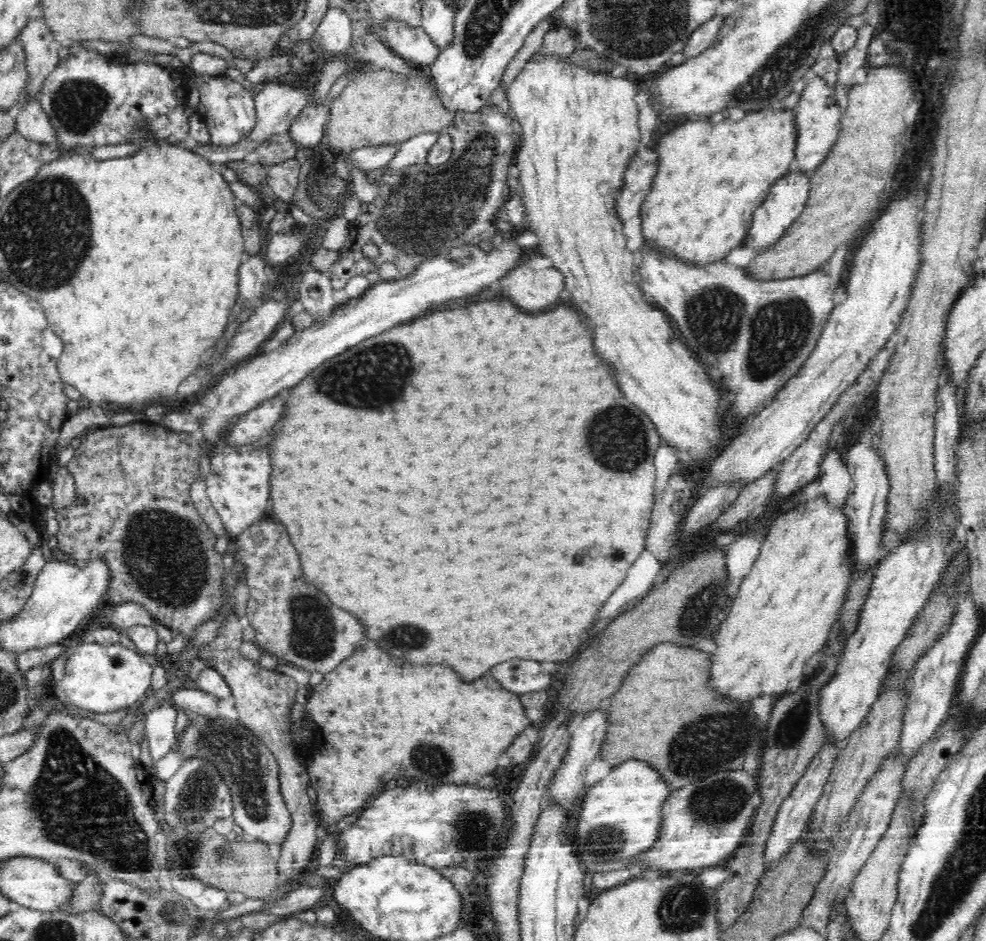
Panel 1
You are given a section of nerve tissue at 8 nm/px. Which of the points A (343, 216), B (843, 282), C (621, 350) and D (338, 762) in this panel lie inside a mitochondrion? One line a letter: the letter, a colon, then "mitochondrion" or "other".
A: other
B: other
C: other
D: other

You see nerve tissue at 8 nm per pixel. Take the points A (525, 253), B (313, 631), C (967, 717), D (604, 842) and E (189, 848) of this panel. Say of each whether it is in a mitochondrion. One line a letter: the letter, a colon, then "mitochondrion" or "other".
A: other
B: mitochondrion
C: other
D: mitochondrion
E: mitochondrion

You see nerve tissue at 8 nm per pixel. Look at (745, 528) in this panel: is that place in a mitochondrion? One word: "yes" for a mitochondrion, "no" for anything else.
no

